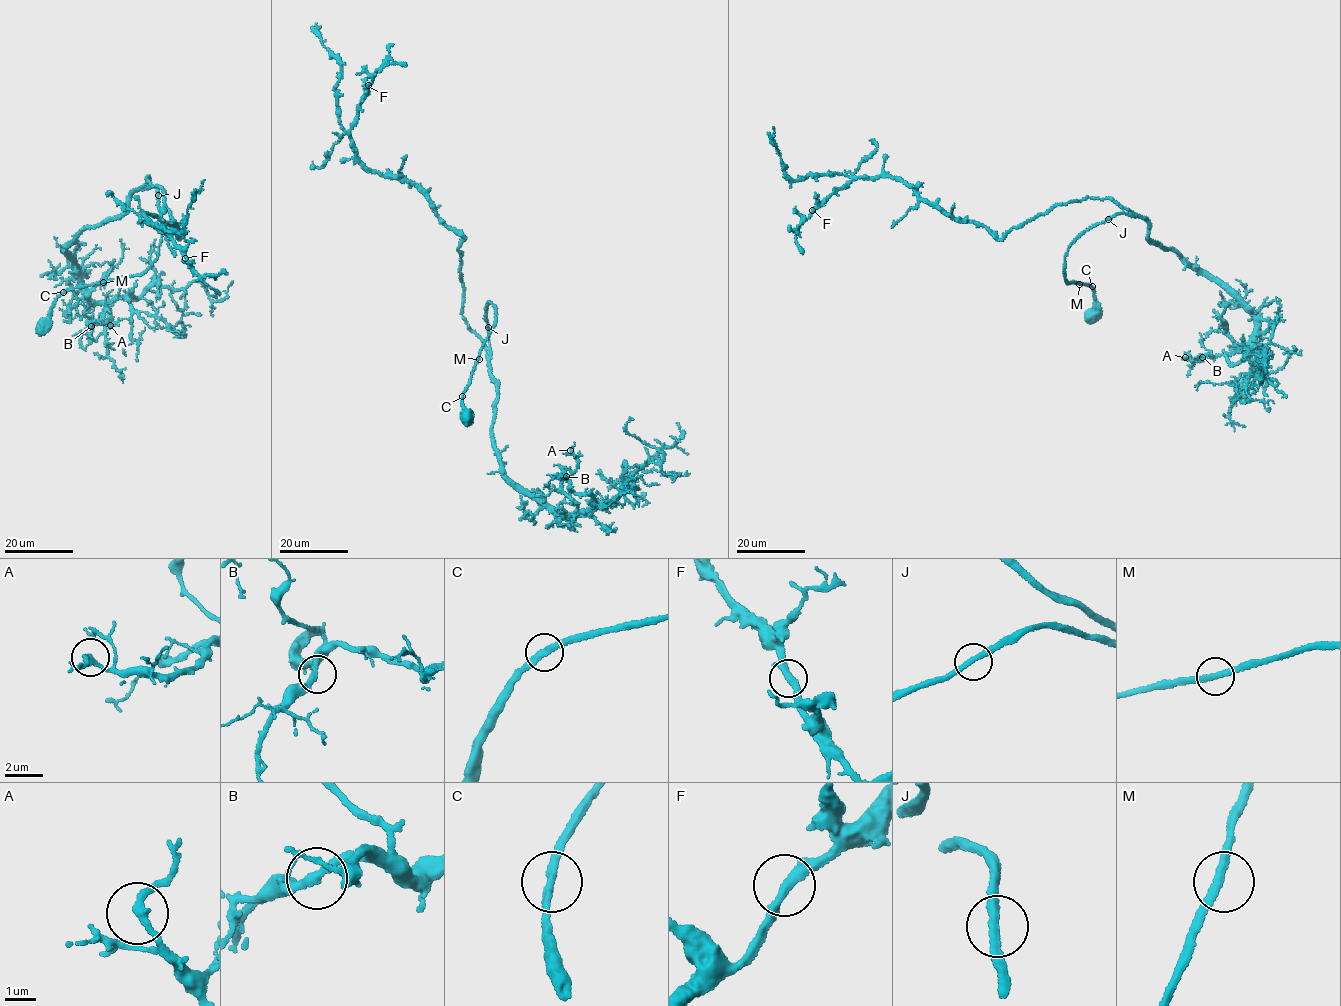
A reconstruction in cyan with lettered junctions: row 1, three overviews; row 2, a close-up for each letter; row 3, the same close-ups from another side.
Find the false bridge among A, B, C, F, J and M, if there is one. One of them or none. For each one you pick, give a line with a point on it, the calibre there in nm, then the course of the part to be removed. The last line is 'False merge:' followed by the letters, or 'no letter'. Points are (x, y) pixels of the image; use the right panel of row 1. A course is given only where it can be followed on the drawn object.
False merge: no letter

